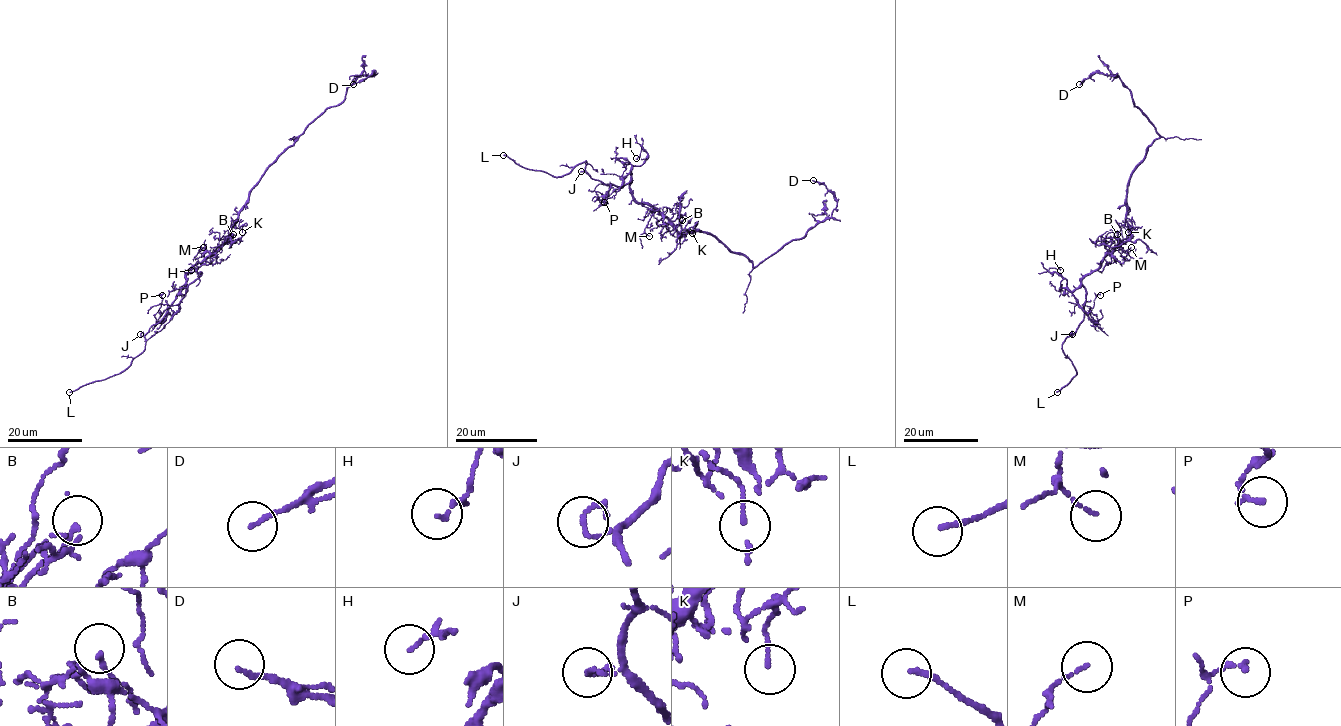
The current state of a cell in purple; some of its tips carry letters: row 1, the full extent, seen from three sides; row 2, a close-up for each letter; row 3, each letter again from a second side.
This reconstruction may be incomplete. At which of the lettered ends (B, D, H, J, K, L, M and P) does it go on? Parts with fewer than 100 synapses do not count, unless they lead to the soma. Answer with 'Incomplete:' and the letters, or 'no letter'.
Incomplete: L

